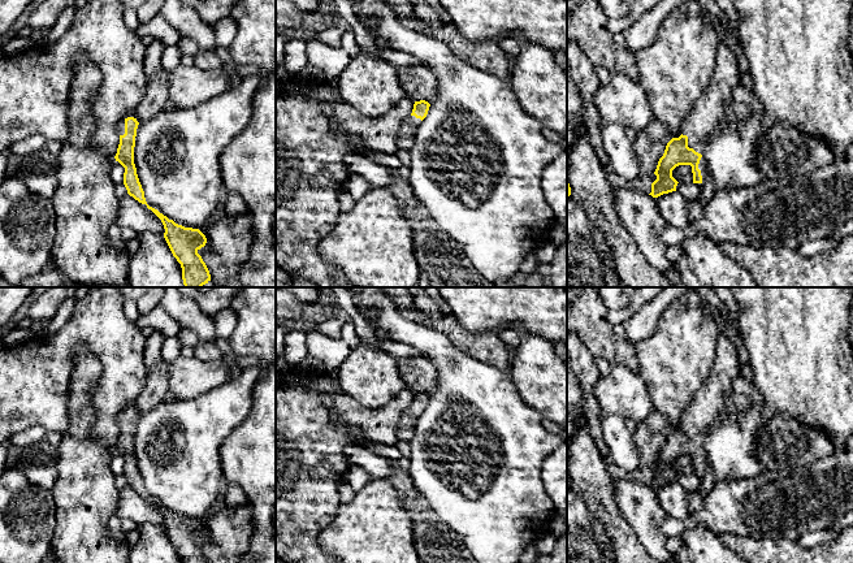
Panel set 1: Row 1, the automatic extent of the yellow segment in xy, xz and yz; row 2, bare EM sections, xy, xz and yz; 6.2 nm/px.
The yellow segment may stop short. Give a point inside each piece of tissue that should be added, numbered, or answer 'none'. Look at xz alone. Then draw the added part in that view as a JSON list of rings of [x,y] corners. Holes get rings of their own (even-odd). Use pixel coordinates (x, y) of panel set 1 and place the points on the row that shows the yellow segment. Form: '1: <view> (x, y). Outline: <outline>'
1: xz (407, 131). Outline: [[[411,114],[403,121],[397,138],[397,144],[399,150],[411,150],[412,139],[416,135],[420,125],[421,120]]]

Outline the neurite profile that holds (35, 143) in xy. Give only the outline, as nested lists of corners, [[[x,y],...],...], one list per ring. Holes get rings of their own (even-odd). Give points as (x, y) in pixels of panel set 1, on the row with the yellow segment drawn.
[[[33,135],[10,146],[12,155],[26,156],[46,150],[47,138],[43,135]]]

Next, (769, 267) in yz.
[[[853,235],[841,239],[832,251],[804,256],[785,247],[755,247],[748,243],[722,243],[723,250],[745,268],[757,287],[853,287]]]

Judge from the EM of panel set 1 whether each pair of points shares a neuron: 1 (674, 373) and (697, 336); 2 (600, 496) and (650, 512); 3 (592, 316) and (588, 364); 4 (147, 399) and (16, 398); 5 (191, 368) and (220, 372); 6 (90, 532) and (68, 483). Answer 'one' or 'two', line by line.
1: one
2: two
3: two
4: two
5: one
6: one

